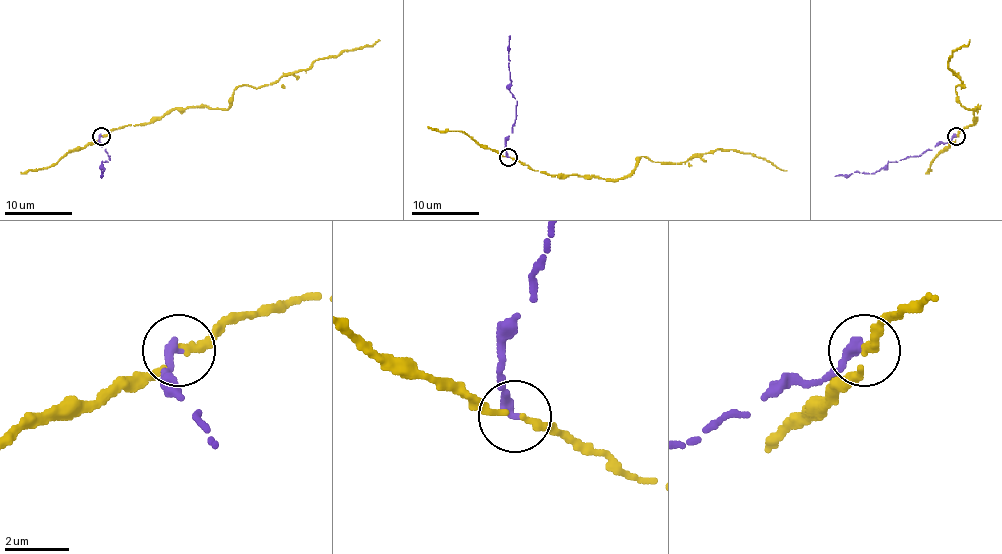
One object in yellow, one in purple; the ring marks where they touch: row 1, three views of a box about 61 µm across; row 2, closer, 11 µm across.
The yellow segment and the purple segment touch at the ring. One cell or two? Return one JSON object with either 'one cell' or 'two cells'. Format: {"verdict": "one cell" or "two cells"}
{"verdict": "two cells"}

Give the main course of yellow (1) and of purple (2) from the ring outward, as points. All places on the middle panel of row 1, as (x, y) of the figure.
1: (508, 156), (550, 175), (623, 179), (640, 156), (681, 163), (691, 156), (735, 150), (766, 158), (786, 170)
2: (508, 156), (506, 139), (516, 117), (516, 100), (509, 90), (509, 36)

